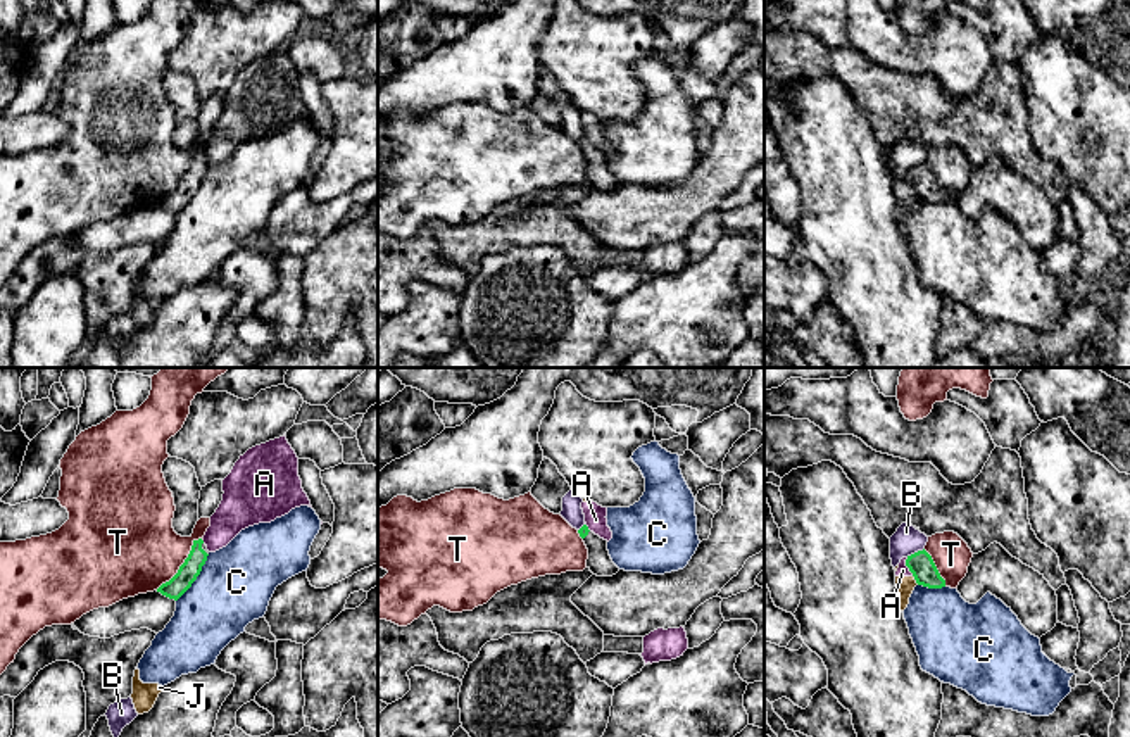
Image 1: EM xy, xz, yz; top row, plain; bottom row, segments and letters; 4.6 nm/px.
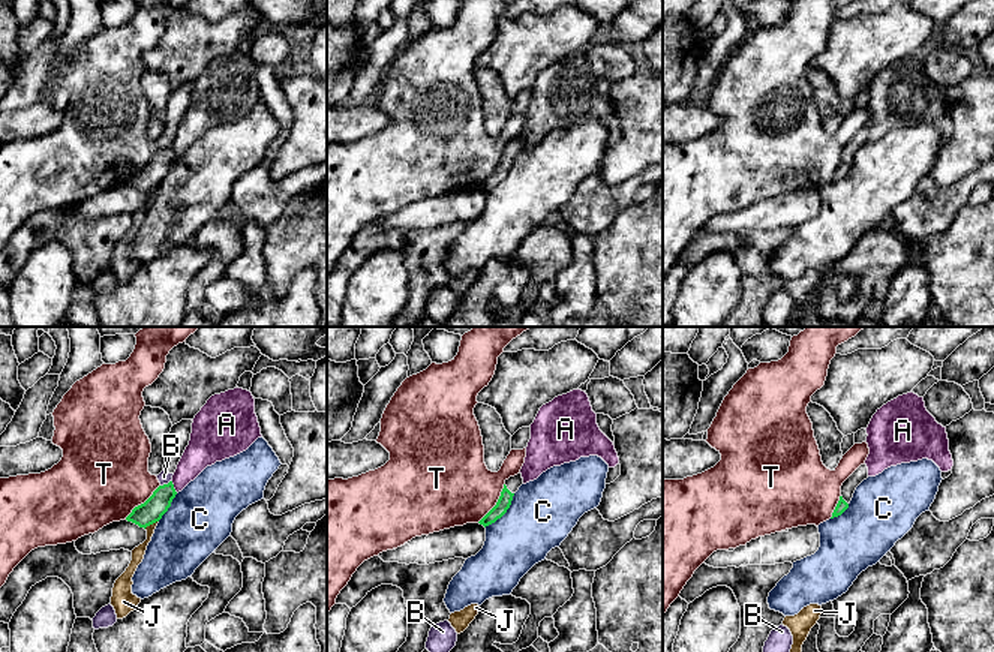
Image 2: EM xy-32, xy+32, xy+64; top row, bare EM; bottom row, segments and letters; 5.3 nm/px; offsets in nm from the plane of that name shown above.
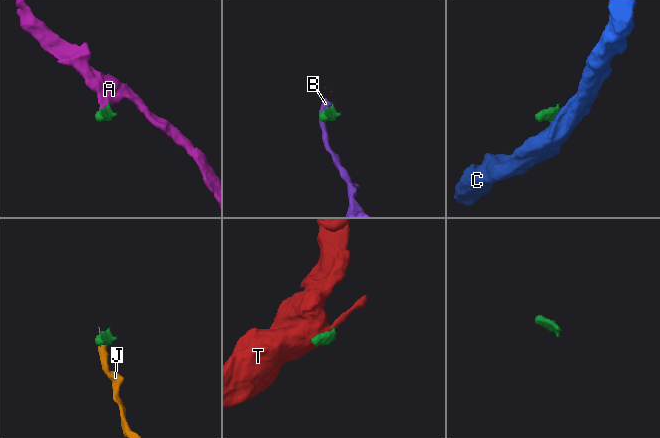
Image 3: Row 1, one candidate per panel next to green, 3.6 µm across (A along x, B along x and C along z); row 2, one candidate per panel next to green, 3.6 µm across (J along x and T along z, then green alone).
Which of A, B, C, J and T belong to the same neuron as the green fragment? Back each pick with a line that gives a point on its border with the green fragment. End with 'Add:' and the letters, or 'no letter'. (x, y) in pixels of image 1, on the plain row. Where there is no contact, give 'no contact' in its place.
Add: no letter

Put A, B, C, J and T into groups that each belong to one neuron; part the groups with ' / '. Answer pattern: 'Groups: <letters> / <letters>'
Groups: A J / B / C / T

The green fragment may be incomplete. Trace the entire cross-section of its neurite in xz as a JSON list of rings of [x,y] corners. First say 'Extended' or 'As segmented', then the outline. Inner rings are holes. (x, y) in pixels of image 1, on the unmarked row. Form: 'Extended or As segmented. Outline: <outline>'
Extended. Outline: [[[583,138],[578,147],[588,162],[587,181],[597,190],[616,188],[619,181],[612,176],[609,169],[607,154],[590,145],[587,138]]]

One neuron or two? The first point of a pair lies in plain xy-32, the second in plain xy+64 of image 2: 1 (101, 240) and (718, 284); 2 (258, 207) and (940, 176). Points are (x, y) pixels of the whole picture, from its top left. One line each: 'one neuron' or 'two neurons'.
1: two neurons
2: two neurons

